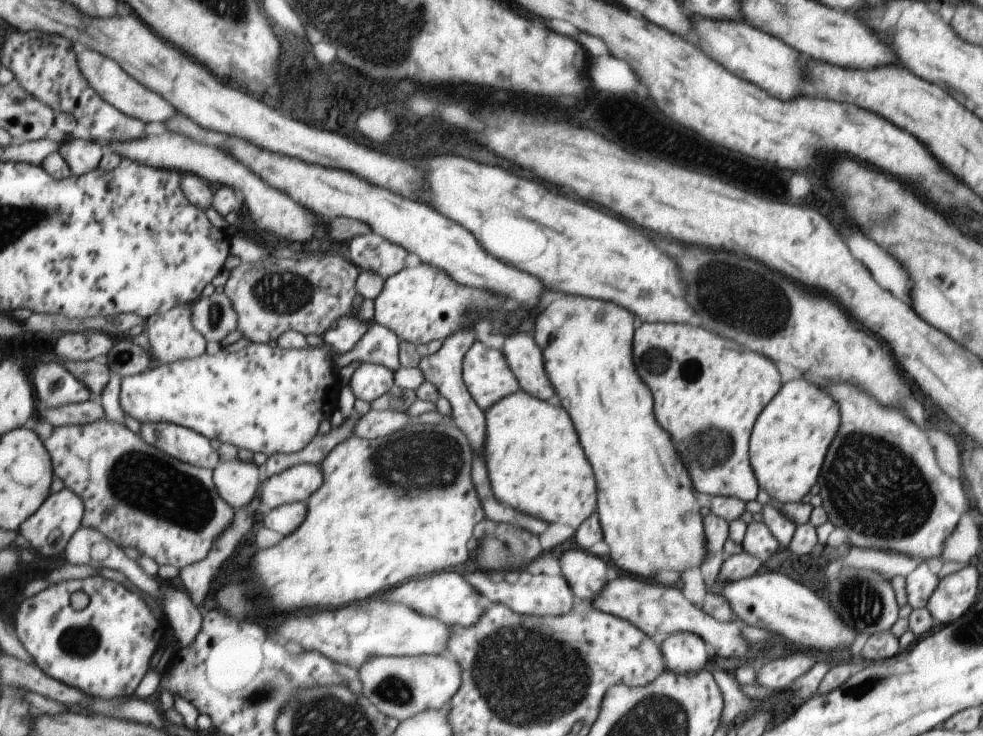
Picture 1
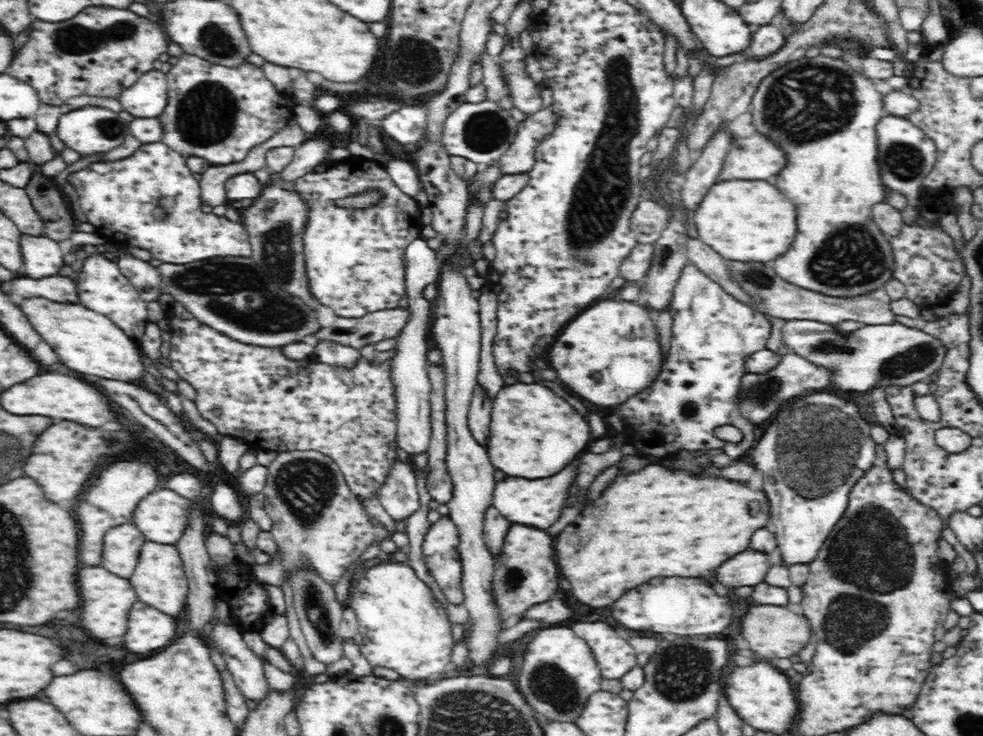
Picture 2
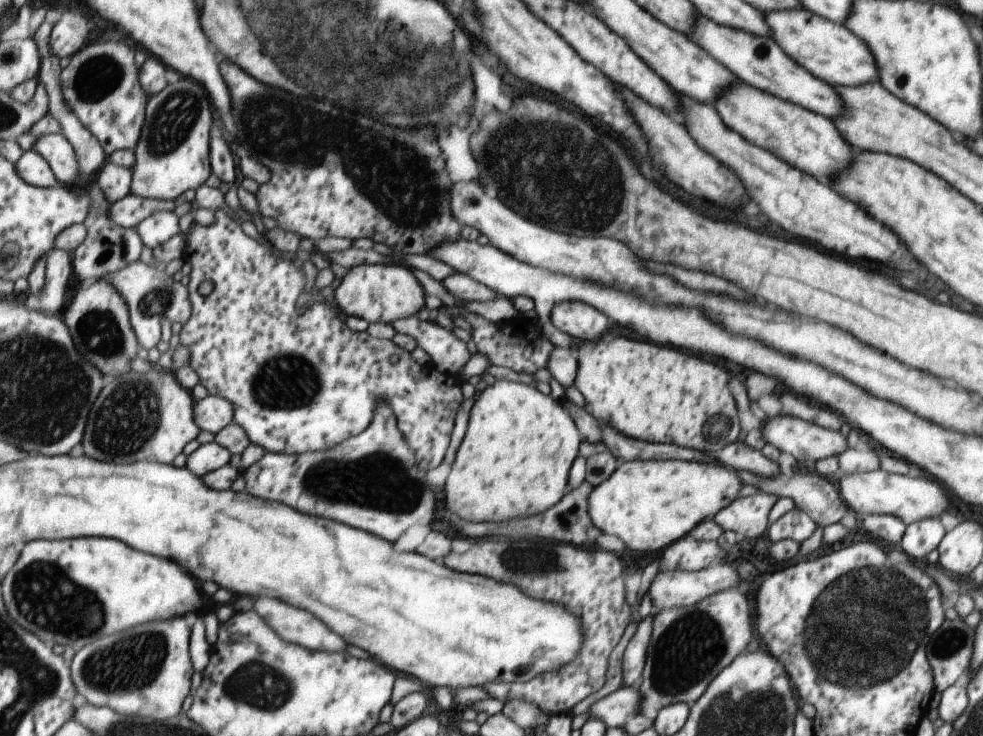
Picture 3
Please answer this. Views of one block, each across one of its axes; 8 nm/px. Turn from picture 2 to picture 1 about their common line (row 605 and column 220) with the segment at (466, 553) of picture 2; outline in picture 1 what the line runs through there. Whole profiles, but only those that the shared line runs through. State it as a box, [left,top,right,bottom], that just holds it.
[215,458,264,508]

